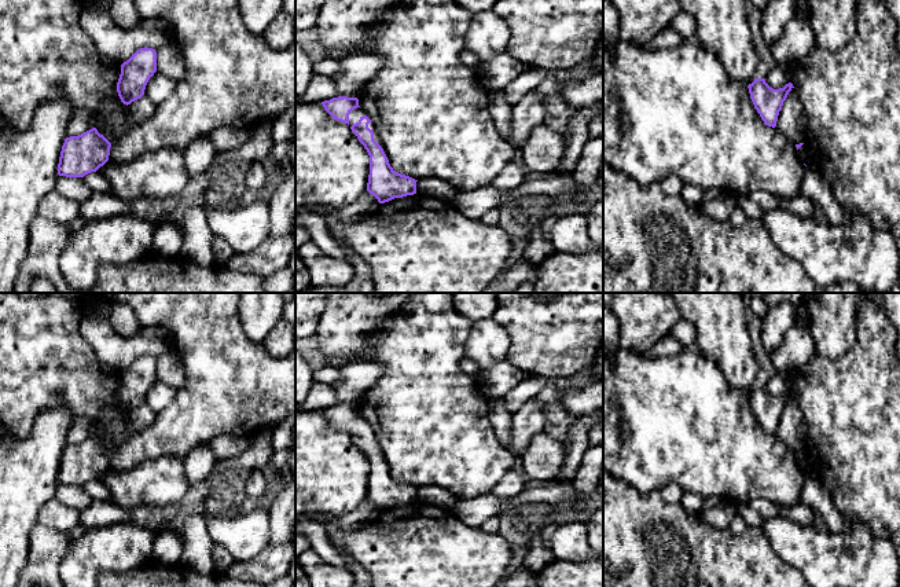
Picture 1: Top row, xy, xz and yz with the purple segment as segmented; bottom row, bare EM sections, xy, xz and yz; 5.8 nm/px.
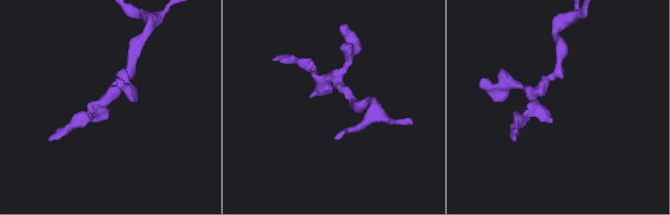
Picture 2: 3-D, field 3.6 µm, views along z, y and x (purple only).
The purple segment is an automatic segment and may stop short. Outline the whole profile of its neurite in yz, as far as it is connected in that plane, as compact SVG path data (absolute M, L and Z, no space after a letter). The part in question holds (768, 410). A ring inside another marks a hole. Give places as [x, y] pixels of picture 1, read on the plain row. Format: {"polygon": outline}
{"polygon": "M754 386L747 396L754 417L760 422L764 432L775 436L783 410L786 408L789 400L794 396L793 392L789 390L783 396L774 397L764 386Z"}

